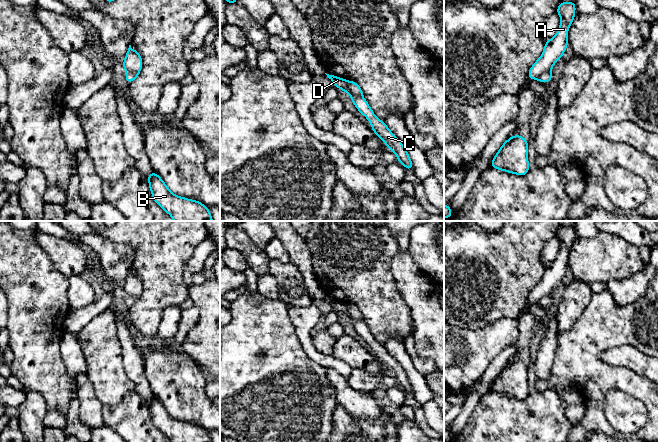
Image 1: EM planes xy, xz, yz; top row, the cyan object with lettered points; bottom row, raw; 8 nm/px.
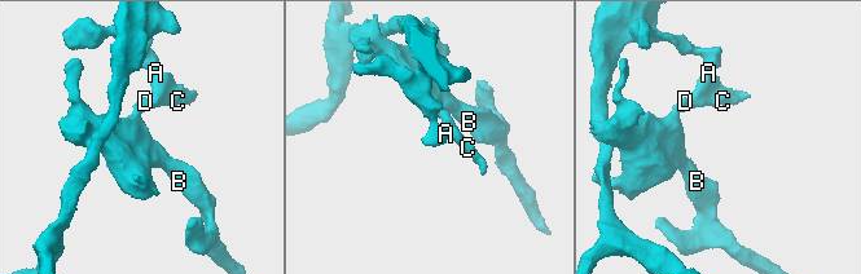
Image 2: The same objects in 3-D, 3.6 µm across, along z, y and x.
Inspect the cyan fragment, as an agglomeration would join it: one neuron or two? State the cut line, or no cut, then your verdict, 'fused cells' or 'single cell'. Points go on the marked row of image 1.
cut in yz along (550, 69), (536, 78); fused cells

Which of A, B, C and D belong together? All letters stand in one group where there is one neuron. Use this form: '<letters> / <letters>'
A / B C D

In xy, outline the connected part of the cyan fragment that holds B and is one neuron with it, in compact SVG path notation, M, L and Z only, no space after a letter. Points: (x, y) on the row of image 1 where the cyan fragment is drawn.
M152 172L147 178L154 201L174 221L213 221L207 206L199 201L174 195L157 173Z

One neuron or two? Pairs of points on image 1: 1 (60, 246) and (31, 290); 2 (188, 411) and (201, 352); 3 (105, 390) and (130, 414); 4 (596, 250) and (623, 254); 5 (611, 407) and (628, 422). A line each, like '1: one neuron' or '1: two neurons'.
1: two neurons
2: two neurons
3: two neurons
4: one neuron
5: one neuron

